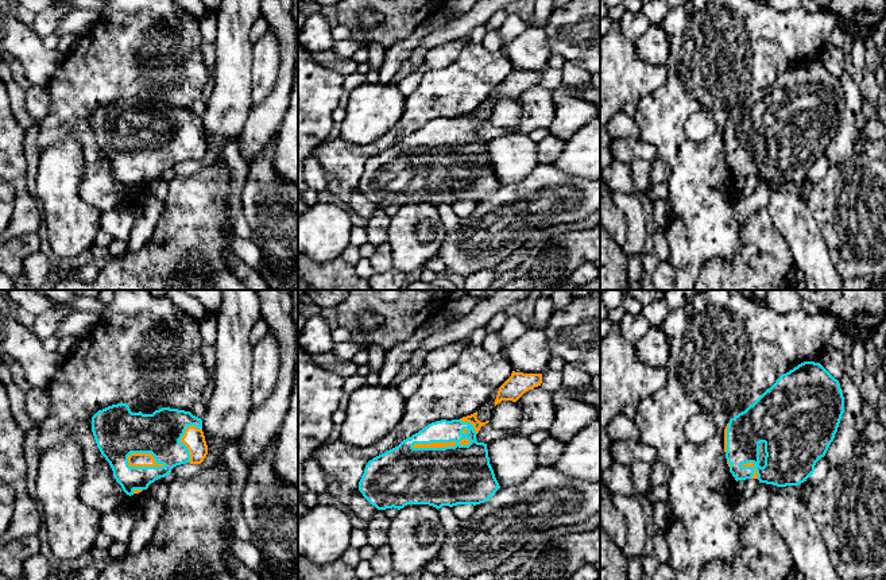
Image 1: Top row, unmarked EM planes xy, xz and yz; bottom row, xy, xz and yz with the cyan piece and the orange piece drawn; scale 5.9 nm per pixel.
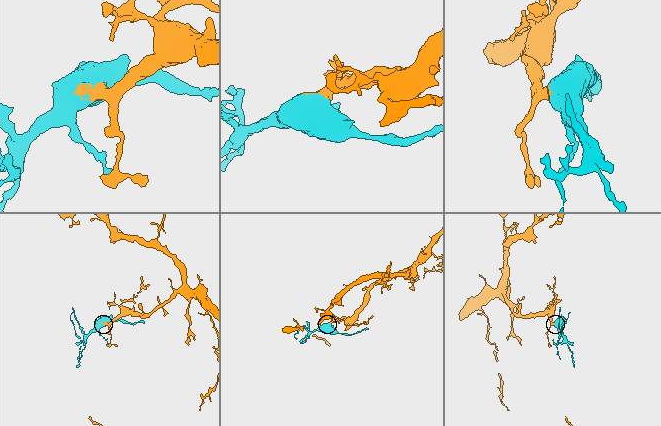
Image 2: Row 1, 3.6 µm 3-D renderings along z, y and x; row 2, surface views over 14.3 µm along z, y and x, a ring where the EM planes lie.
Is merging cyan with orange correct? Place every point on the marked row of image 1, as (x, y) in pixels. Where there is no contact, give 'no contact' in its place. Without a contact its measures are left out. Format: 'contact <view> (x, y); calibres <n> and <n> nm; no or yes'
contact xz (441, 448); calibres 360 and 30 nm; yes

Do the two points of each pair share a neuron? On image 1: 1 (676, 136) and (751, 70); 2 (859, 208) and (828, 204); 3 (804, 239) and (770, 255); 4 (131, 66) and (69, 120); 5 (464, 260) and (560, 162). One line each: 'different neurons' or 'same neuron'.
1: same neuron
2: same neuron
3: different neurons
4: same neuron
5: different neurons

